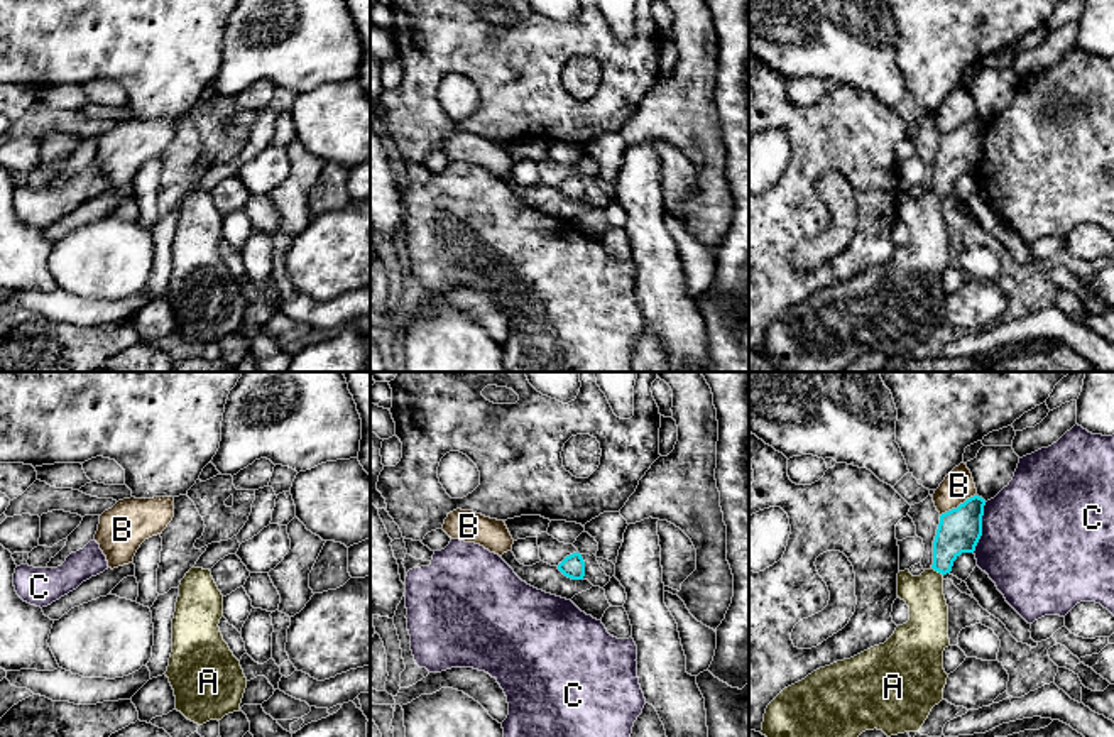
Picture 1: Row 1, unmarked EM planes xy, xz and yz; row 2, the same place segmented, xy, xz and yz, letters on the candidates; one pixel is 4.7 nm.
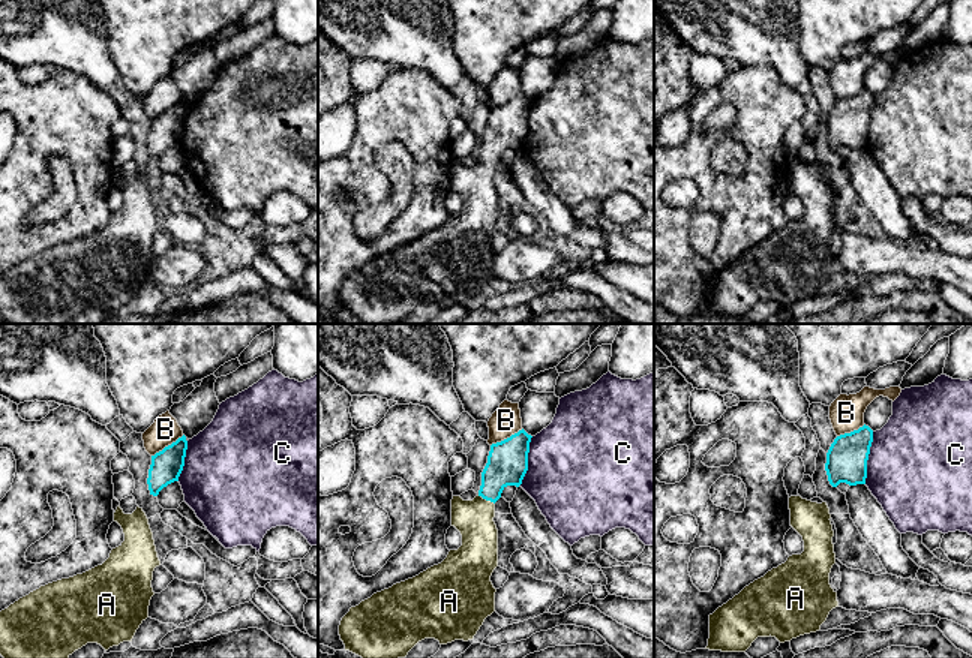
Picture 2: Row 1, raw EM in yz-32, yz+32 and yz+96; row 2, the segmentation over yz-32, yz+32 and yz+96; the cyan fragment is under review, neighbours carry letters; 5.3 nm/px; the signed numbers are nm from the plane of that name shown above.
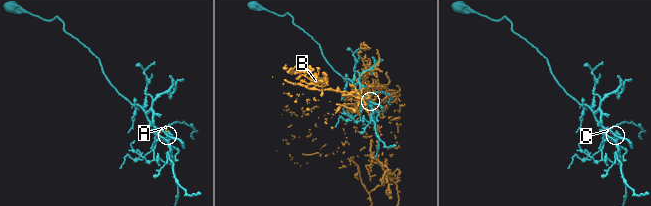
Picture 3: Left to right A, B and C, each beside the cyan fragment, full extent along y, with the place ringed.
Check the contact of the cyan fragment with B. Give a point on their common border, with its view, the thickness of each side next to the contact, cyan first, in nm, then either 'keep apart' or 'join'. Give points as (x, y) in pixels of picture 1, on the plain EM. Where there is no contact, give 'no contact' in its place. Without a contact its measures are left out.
yz (959, 127) | 200/150 nm | keep apart

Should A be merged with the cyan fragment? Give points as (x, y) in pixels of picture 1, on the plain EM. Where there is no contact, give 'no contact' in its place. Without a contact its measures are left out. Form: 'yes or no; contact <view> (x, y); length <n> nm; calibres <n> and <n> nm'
yes; contact yz (937, 191); length 70 nm; calibres 200 and 190 nm

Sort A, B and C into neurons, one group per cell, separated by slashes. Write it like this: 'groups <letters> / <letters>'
groups A / B / C

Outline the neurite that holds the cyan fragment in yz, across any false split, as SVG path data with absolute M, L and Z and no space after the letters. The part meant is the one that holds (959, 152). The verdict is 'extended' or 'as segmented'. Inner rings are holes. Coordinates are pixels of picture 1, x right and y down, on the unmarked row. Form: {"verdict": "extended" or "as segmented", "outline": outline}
{"verdict": "extended", "outline": "M974 117L942 135L931 189L920 198L909 191L898 194L898 218L909 228L909 242L898 247L884 265L820 289L784 309L766 330L762 357L783 372L845 372L866 352L877 350L887 358L920 353L931 330L943 321L948 299L943 291L943 272L950 267L943 198L962 174L975 172L982 157L984 127L986 122Z"}

